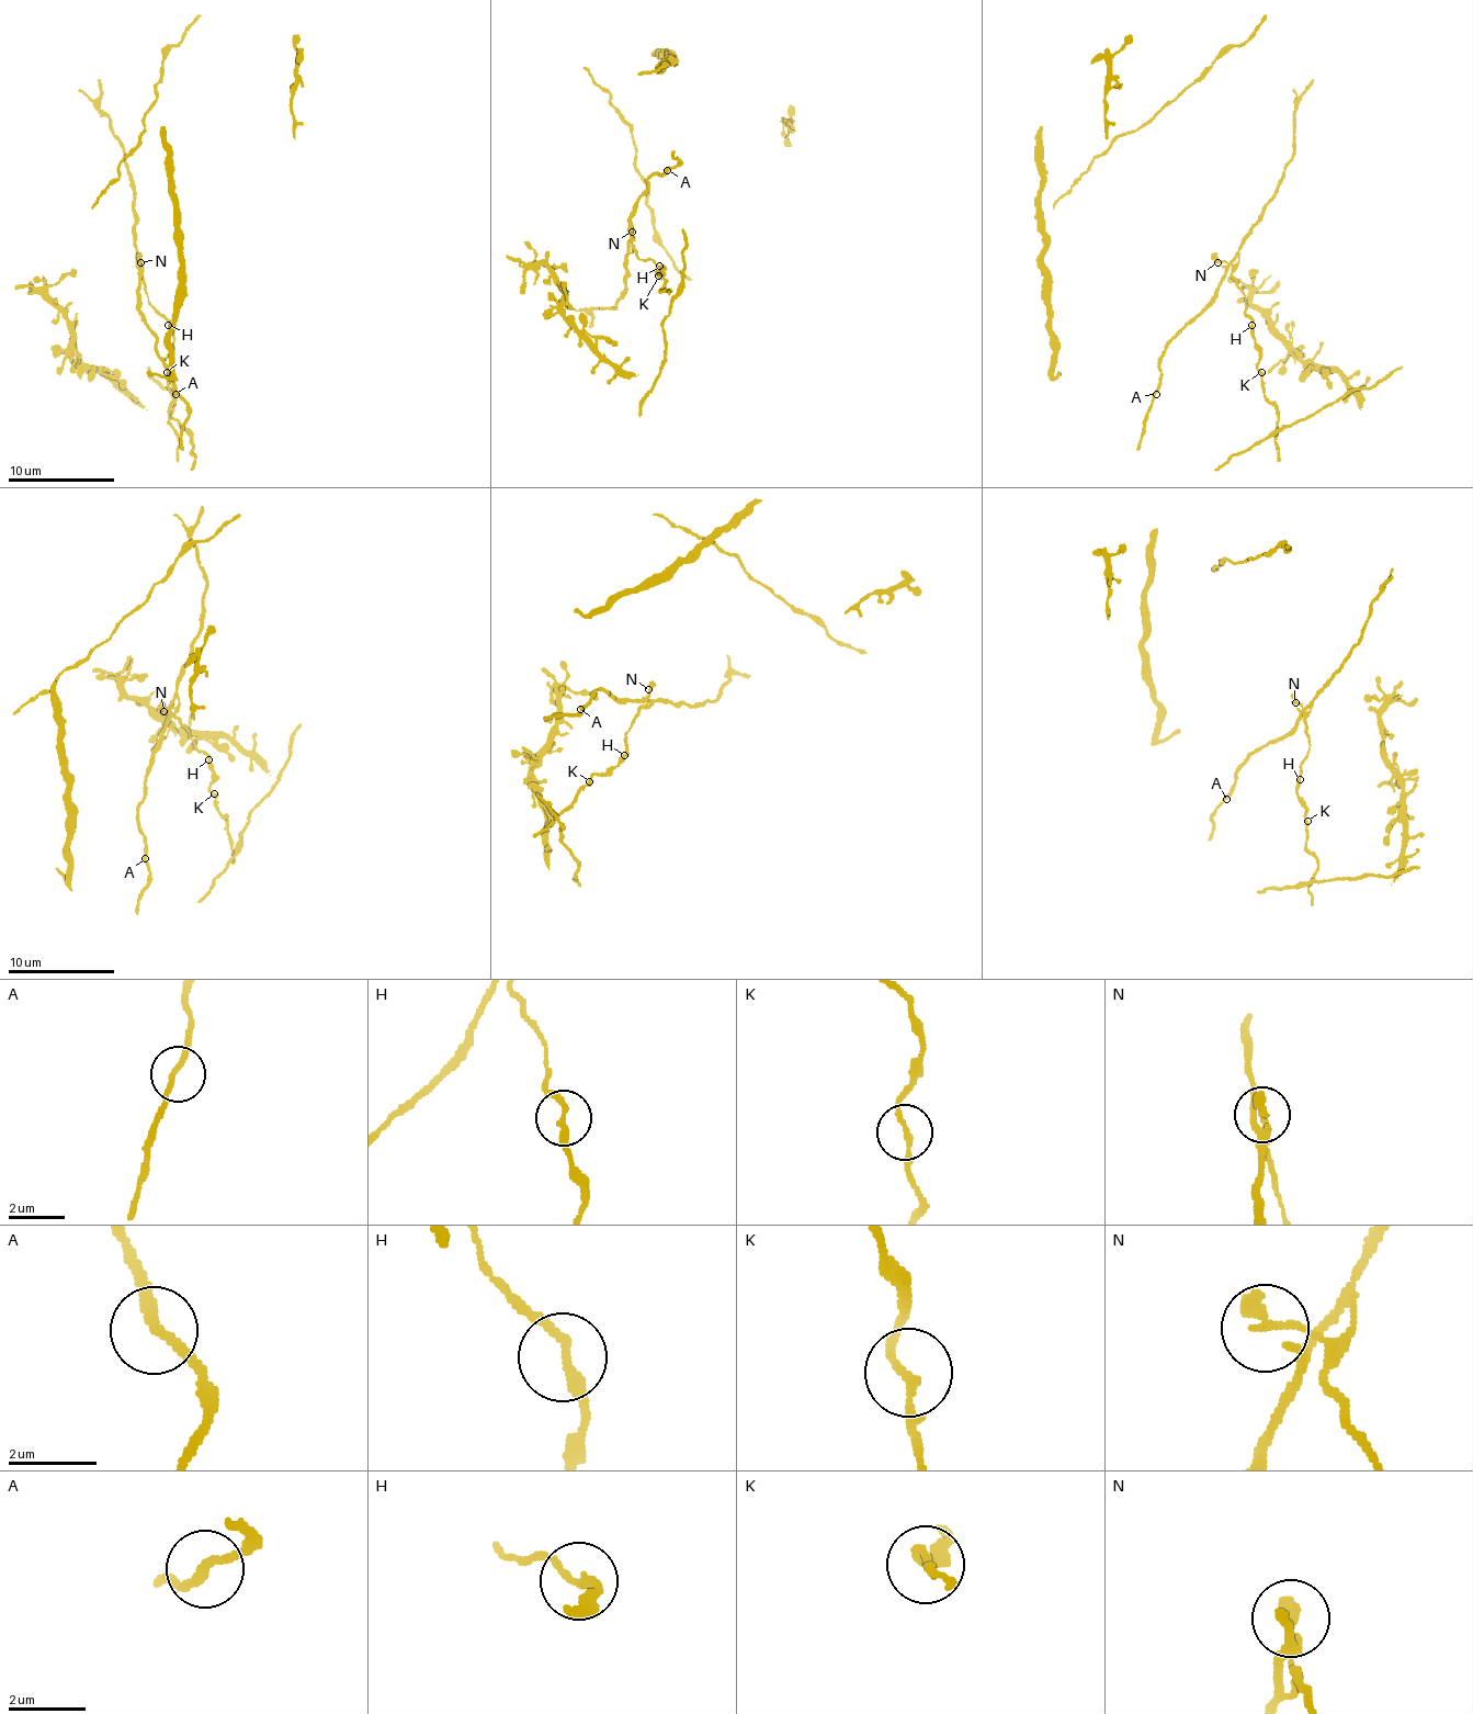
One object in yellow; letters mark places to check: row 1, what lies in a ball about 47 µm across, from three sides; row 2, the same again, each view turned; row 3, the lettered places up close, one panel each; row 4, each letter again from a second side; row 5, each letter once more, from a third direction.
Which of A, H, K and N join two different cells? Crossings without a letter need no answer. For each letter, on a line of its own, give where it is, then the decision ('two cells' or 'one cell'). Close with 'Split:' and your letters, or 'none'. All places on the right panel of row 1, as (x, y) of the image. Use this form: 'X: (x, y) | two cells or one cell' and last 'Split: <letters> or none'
A: (1156, 394) | one cell
H: (1251, 325) | two cells
K: (1261, 372) | one cell
N: (1217, 262) | two cells
Split: H, N

